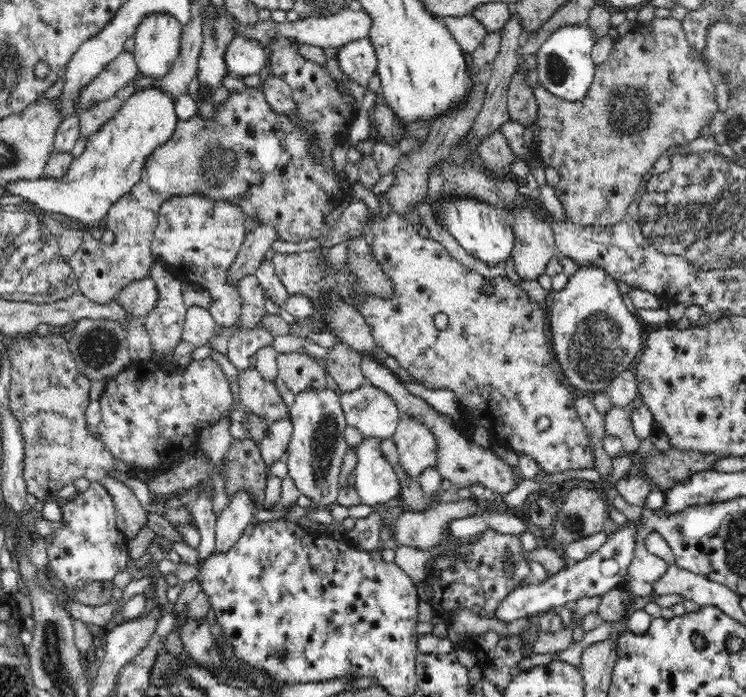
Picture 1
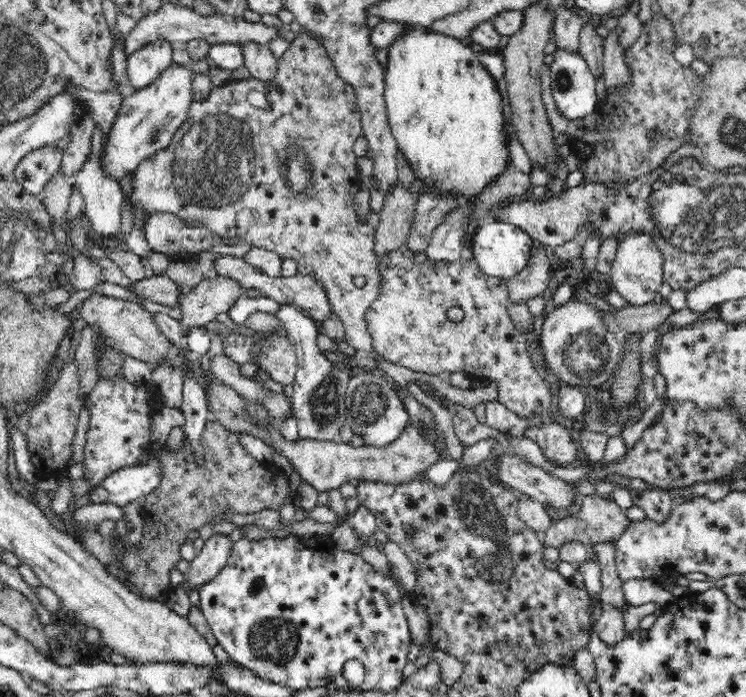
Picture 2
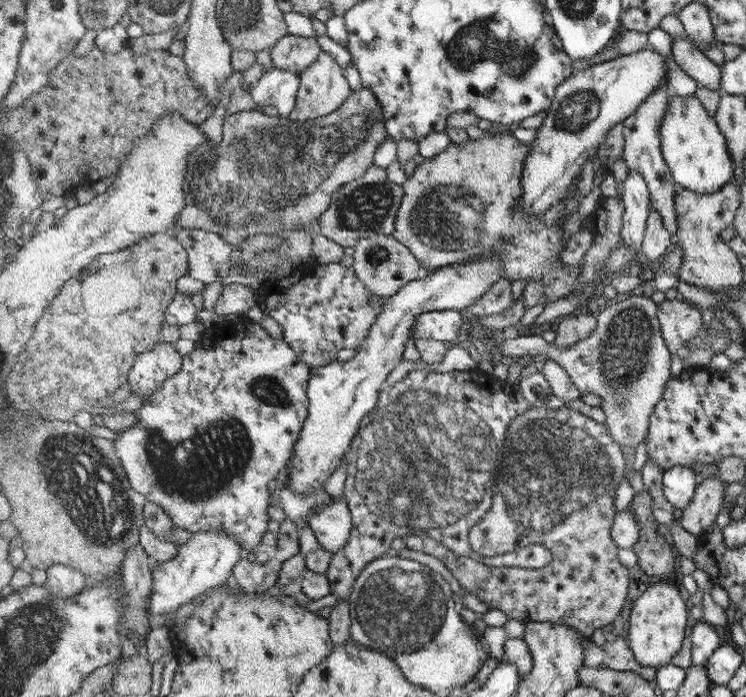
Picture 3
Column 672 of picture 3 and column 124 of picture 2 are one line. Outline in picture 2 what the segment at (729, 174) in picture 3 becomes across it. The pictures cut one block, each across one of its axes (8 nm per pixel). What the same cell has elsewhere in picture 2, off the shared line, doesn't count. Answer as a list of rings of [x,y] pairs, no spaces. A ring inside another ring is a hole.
[[[173,63],[148,86],[134,90],[123,98],[114,127],[111,128],[110,142],[104,158],[101,158],[101,169],[108,178],[117,181],[124,173],[134,171],[144,159],[164,150],[172,142],[194,101],[193,75],[189,67]]]

